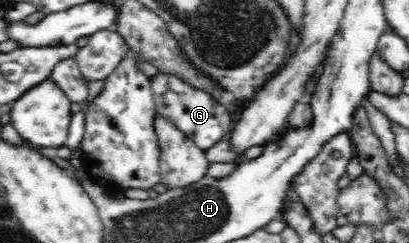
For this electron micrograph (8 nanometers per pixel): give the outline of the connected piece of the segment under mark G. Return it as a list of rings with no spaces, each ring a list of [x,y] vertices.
[[[162,72],[151,77],[151,87],[155,94],[155,108],[170,116],[175,125],[203,151],[212,148],[230,134],[228,108],[222,106],[206,90],[192,86],[176,75]]]

